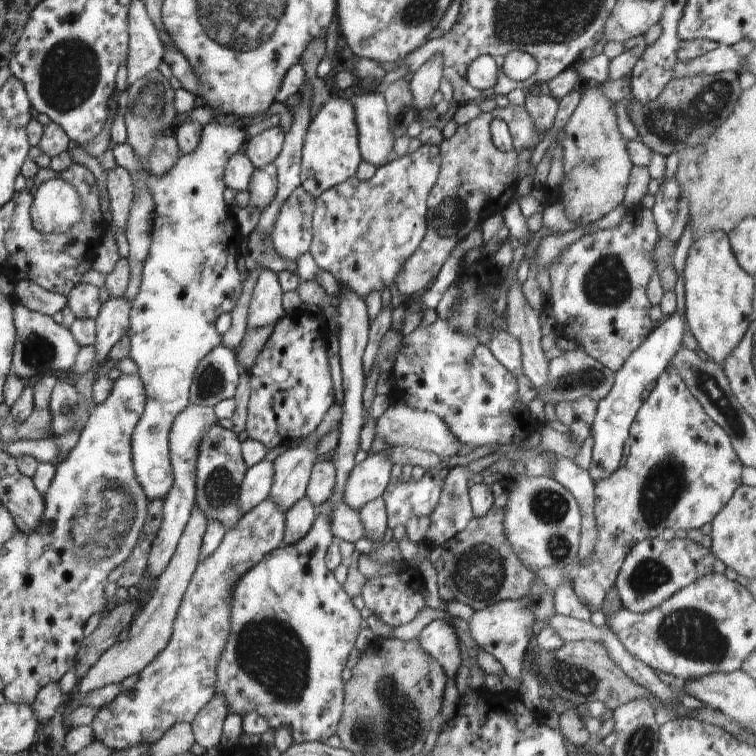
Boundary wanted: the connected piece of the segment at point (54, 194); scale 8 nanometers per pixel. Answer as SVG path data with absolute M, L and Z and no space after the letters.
M51 178L37 188L30 216L40 234L60 234L78 224L82 211L76 189L62 178Z

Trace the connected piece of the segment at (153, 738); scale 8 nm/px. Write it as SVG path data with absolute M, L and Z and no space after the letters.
M269 498L244 513L241 520L229 528L214 553L197 564L188 588L182 597L168 644L139 674L132 690L118 694L108 706L102 707L91 722L95 740L101 740L112 751L134 745L153 745L177 722L191 723L198 711L205 707L216 693L217 666L231 627L231 598L237 582L266 555L281 546L284 536L285 512Z

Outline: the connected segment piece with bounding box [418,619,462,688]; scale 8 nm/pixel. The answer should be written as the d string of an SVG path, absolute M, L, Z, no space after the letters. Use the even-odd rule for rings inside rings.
M436 619L419 634L421 647L445 670L448 686L454 686L456 670L462 664L459 639L448 620Z

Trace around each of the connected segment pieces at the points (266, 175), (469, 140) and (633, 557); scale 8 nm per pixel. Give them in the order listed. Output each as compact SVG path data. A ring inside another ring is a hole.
M272 162L251 176L247 188L249 205L256 207L261 212L275 199L277 188L277 170Z
M510 103L505 108L497 107L487 113L481 112L470 122L458 125L455 135L441 142L441 167L436 184L427 198L427 229L424 238L405 263L402 263L401 272L394 281L407 301L418 290L428 290L458 242L481 224L482 211L492 199L498 200L498 210L502 210L504 204L510 204L510 198L514 198L517 186L515 168L518 153L522 149L533 151L542 138L525 105ZM496 117L508 125L514 146L512 152L502 152L492 143L490 123Z
M661 536L637 542L625 556L615 587L626 610L645 613L682 590L697 578L712 572L715 556L709 549L690 539L665 540Z

